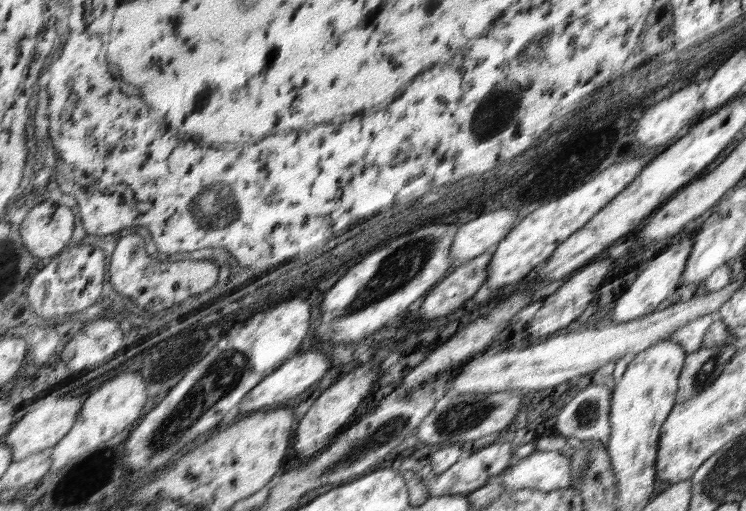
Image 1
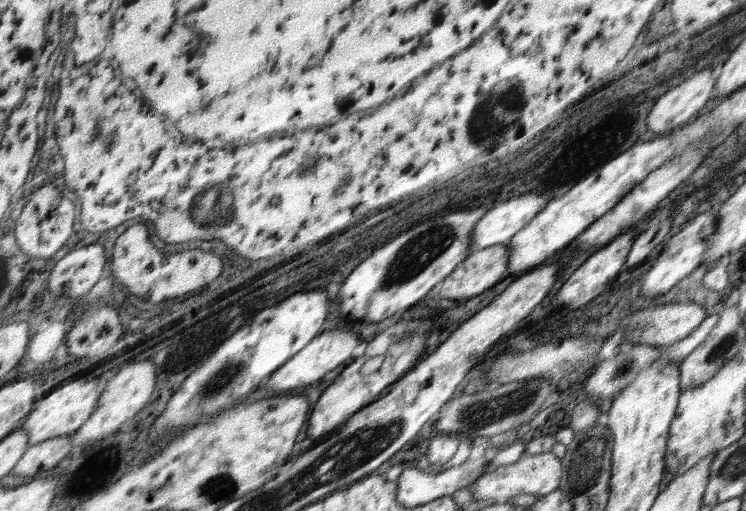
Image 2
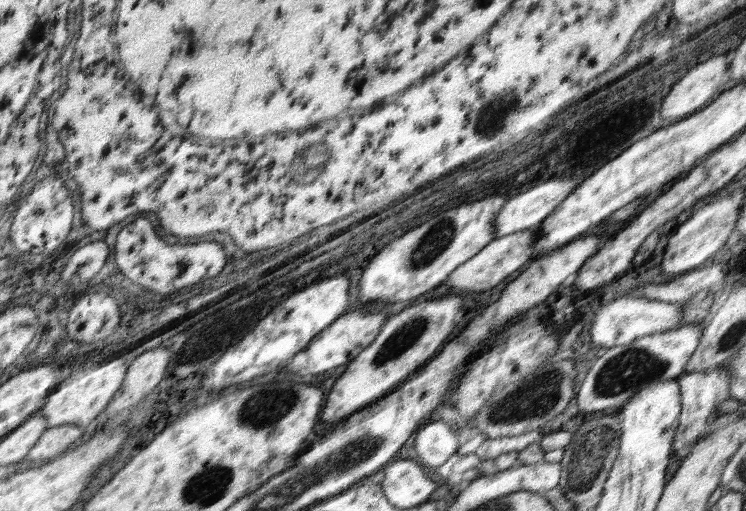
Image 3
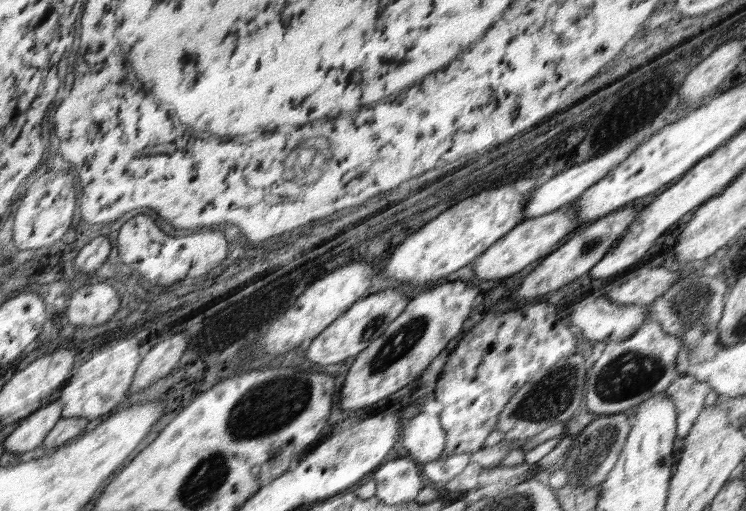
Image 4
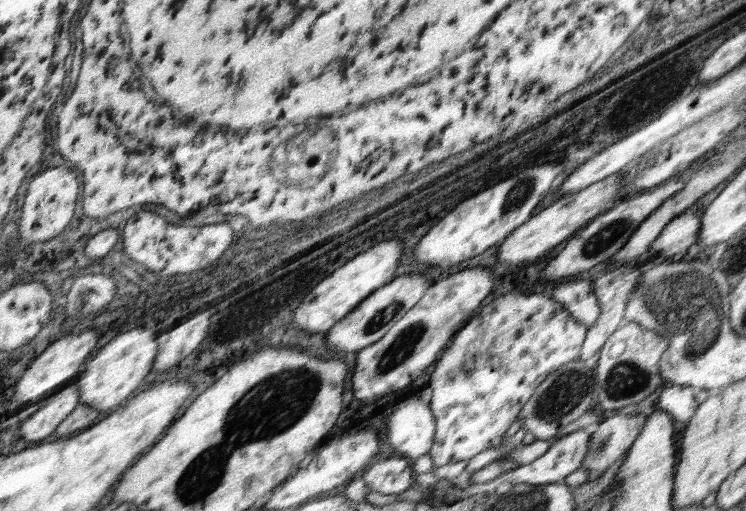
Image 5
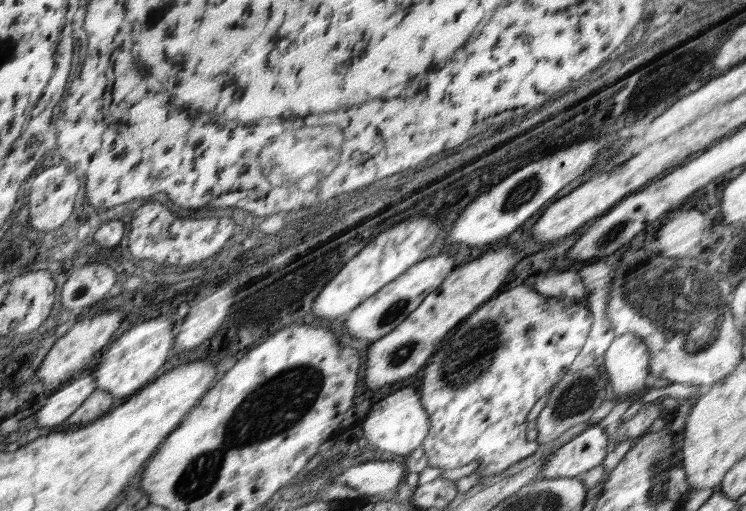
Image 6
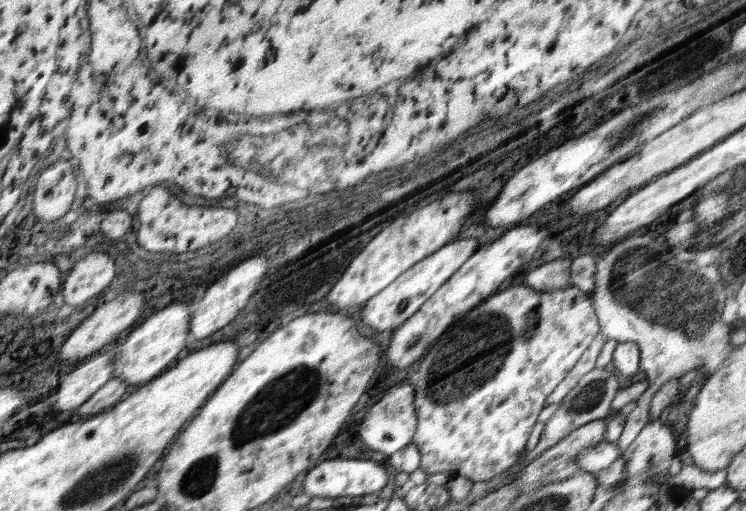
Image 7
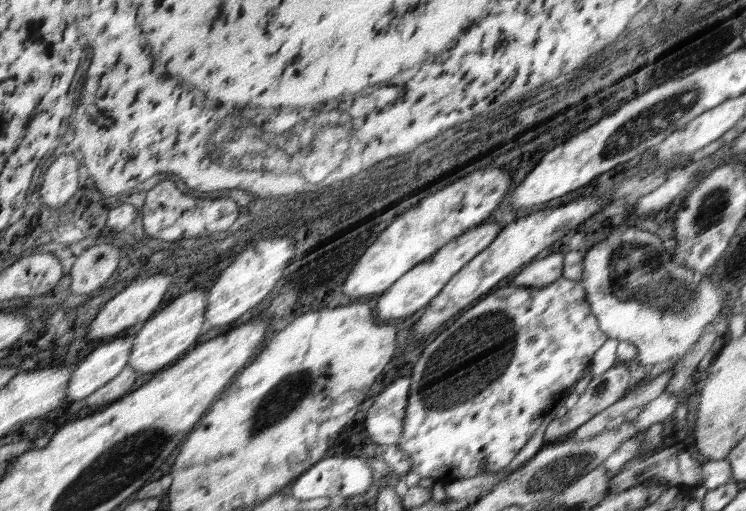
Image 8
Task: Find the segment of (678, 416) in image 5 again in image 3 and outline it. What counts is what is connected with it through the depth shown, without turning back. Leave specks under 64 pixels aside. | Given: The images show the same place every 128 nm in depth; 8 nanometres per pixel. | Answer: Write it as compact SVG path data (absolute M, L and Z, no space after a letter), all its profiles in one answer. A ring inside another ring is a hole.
M716 368L713 371L700 371L694 373L683 373L677 378L681 386L681 416L680 428L674 437L674 446L678 449L677 454L682 460L689 456L692 447L696 447L698 440L706 436L714 421L722 416L717 410L717 404L724 399L730 398L730 374L724 368Z

